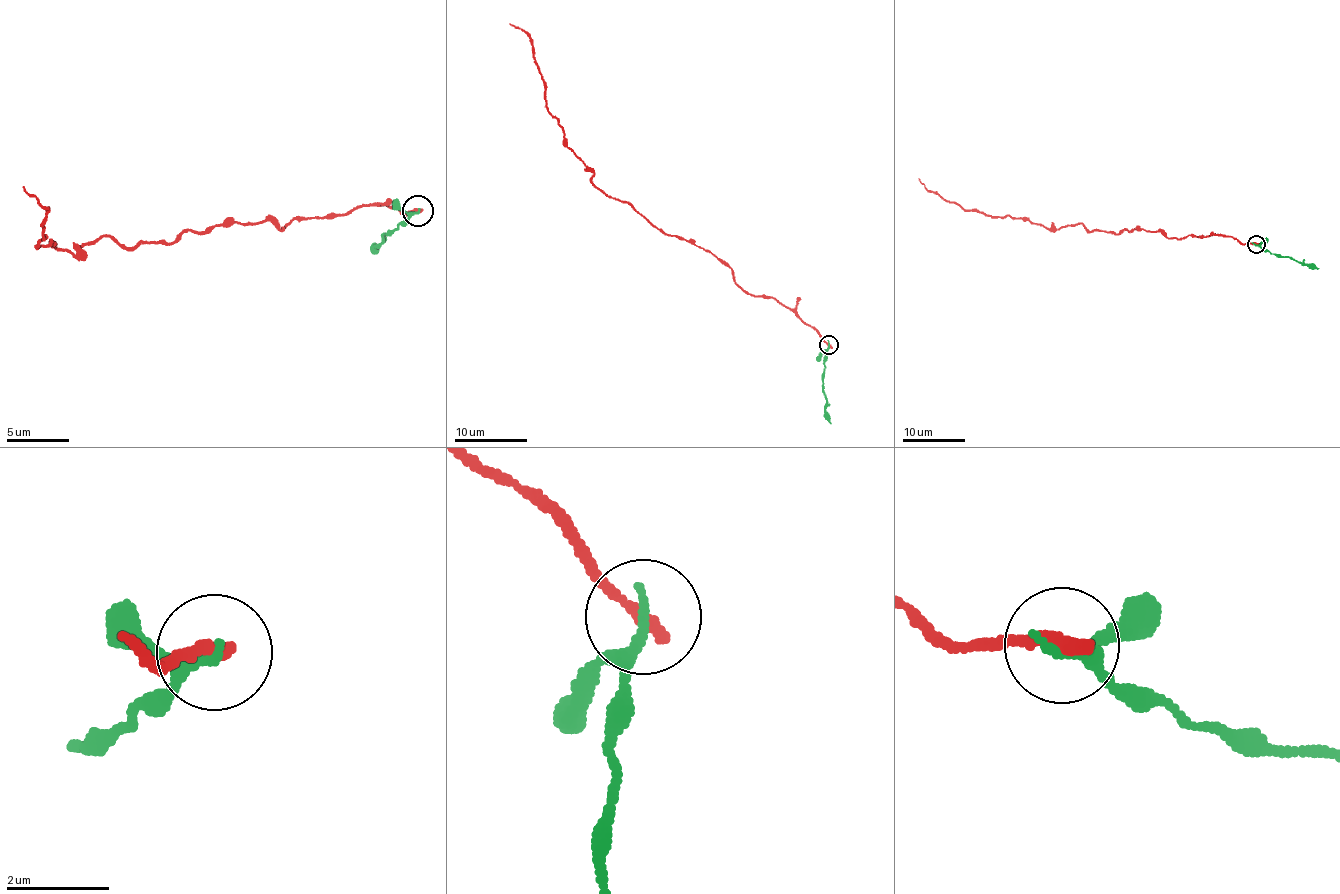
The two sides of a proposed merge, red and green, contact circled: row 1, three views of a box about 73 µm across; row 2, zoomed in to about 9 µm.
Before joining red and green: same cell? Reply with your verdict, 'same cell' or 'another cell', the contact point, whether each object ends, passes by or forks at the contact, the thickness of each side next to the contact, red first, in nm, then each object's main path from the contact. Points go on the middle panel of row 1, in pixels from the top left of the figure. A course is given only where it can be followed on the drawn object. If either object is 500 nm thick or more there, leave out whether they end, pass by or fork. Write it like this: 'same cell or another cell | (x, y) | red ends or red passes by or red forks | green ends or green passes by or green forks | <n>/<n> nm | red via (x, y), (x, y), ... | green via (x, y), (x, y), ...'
another cell | (828, 345) | red ends | green ends | 300/220 nm | red via (829, 344), (790, 308), (745, 293), (708, 251), (606, 195), (548, 111), (531, 41), (509, 23) | green via (829, 344), (822, 380), (825, 417), (831, 423)

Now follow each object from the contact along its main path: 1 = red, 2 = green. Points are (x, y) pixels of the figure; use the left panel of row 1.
1: (418, 212), (217, 223), (135, 247), (99, 237), (74, 256), (37, 245), (47, 213), (23, 185)
2: (418, 212), (371, 244), (378, 252)

